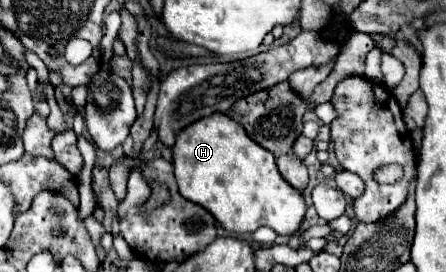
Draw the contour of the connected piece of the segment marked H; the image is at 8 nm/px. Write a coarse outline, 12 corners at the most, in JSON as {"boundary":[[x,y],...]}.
{"boundary":[[215,112],[175,138],[181,196],[225,230],[291,236],[303,196]]}

